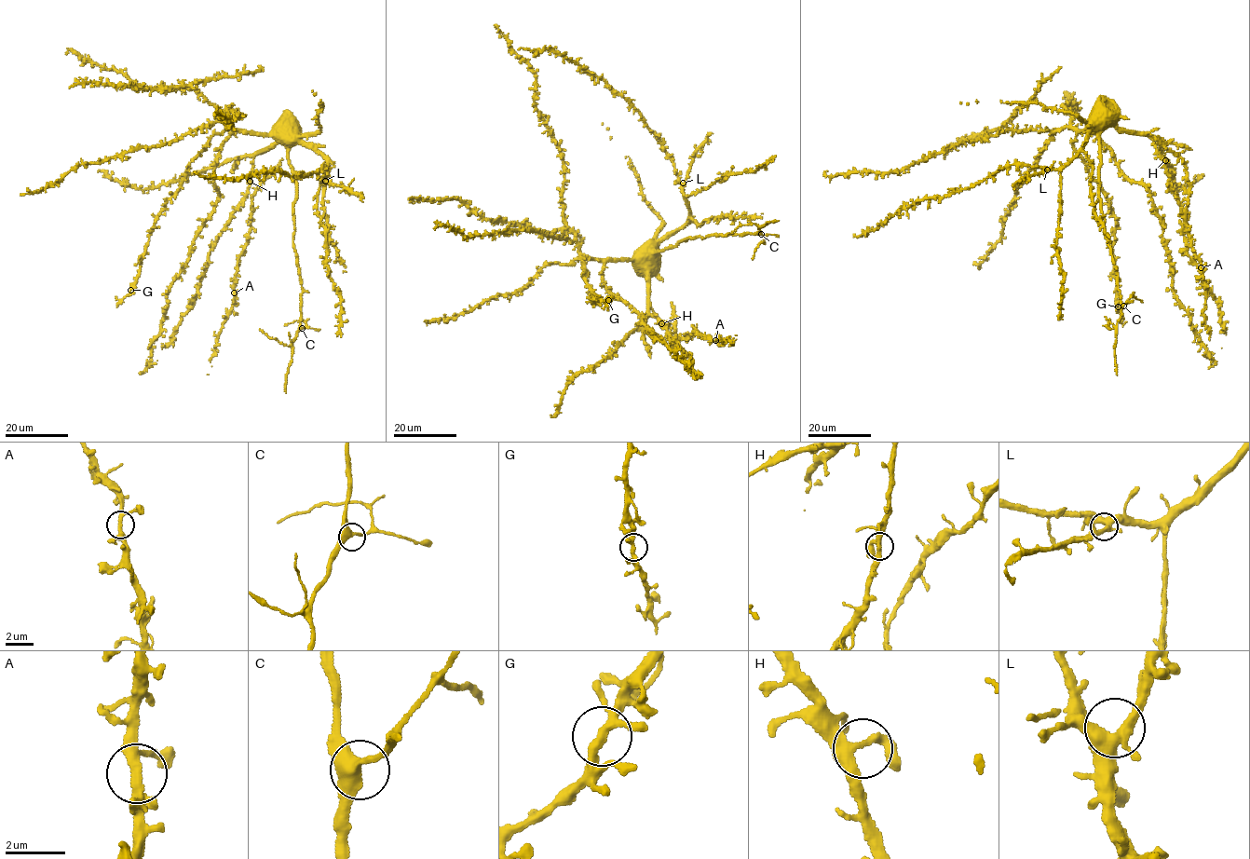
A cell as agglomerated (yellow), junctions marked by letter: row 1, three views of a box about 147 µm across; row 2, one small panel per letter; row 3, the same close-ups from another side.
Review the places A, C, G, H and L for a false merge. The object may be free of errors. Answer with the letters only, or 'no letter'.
no letter

